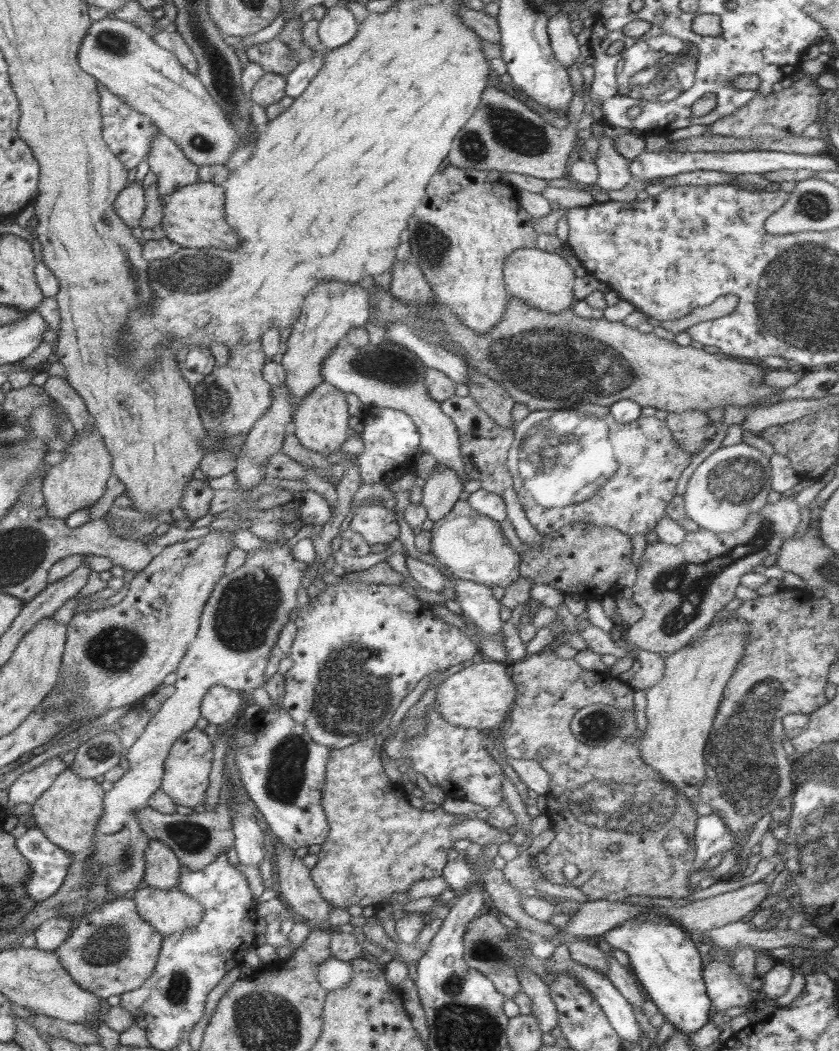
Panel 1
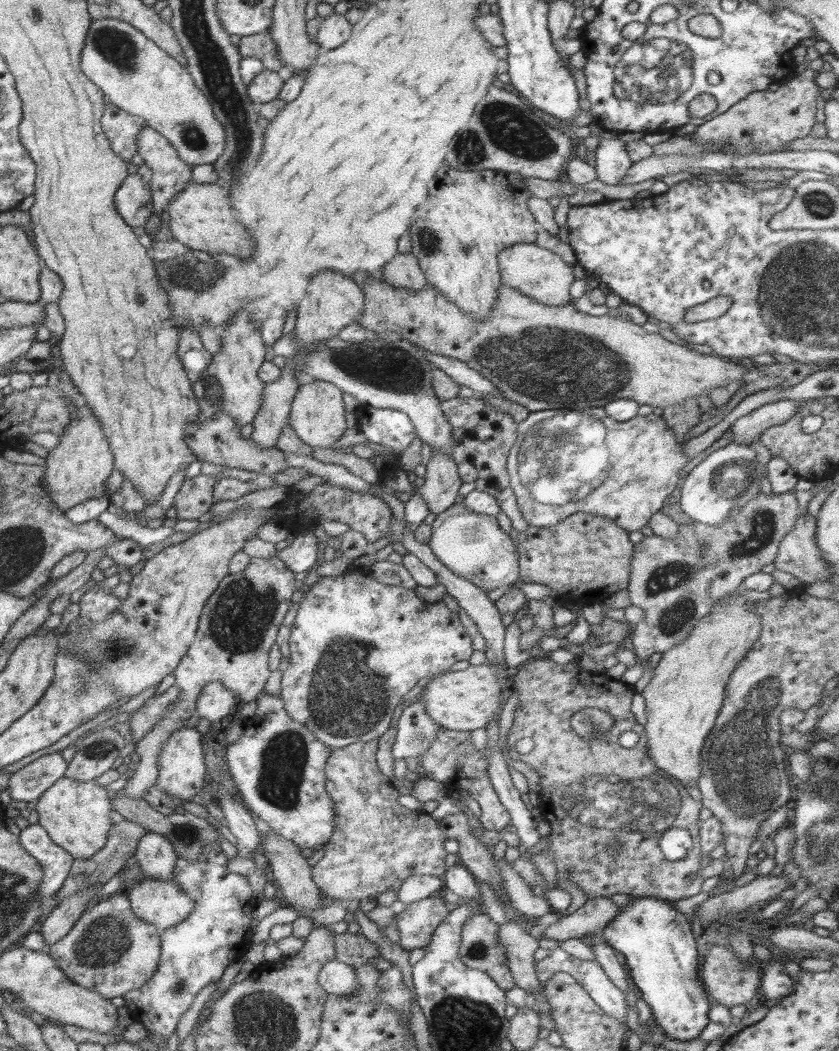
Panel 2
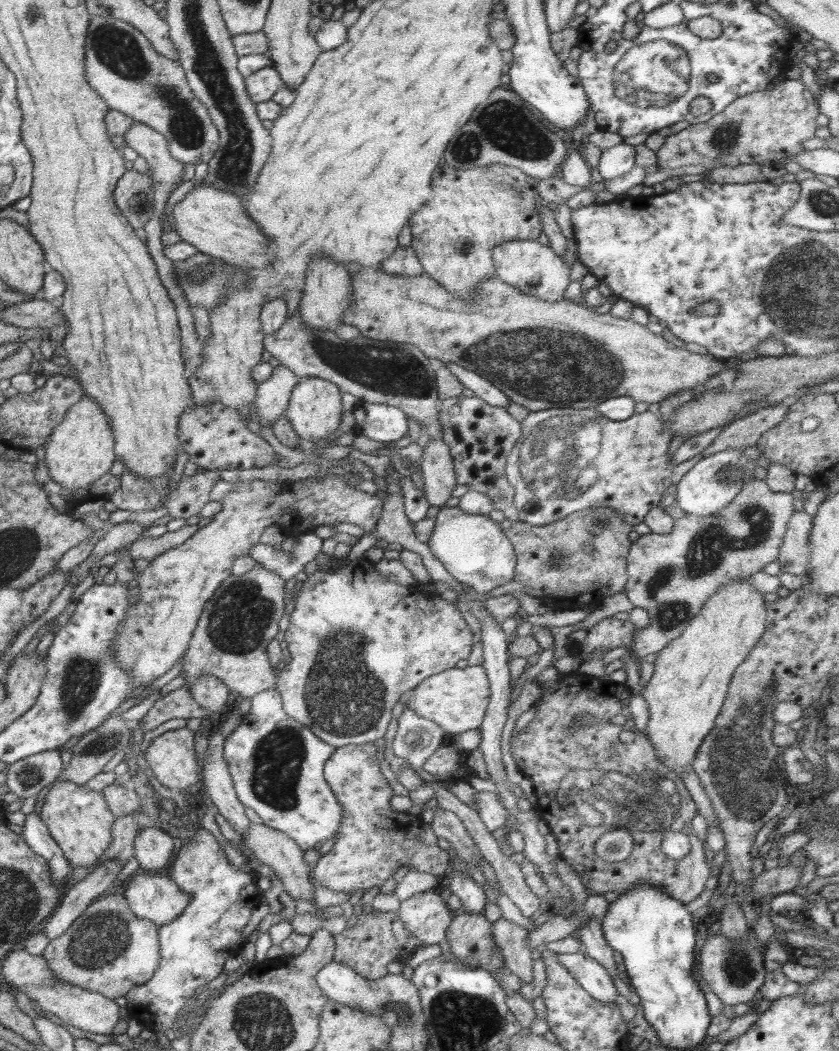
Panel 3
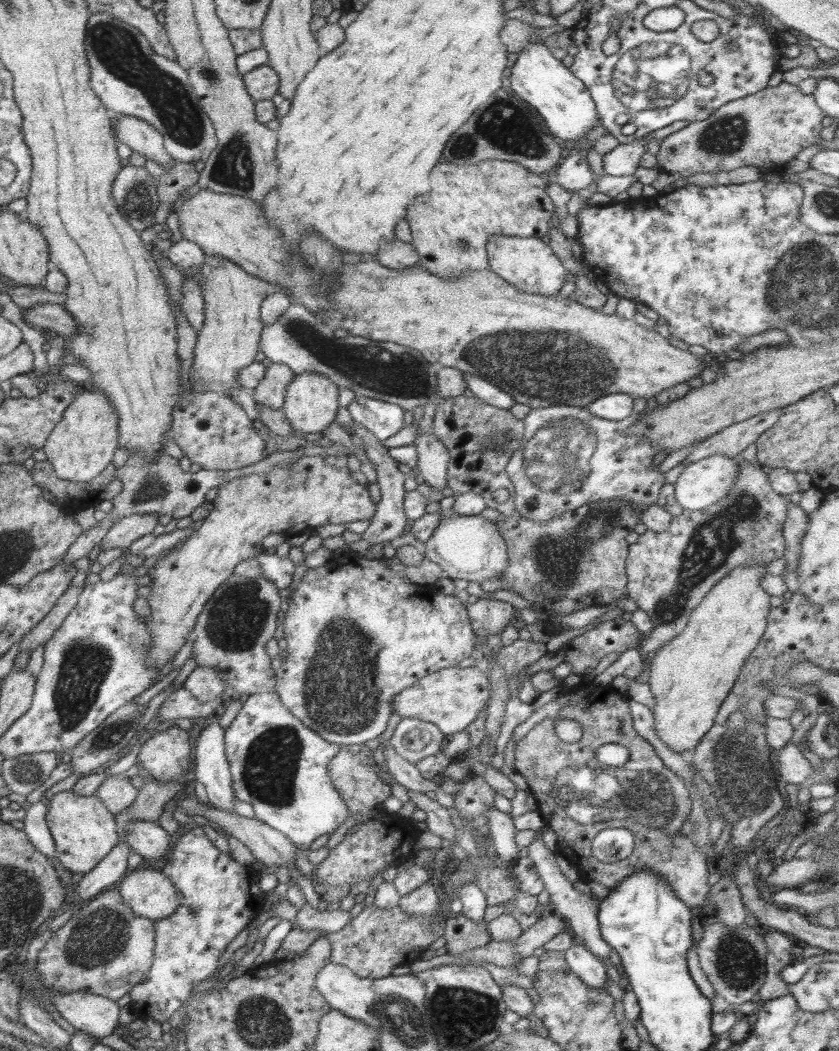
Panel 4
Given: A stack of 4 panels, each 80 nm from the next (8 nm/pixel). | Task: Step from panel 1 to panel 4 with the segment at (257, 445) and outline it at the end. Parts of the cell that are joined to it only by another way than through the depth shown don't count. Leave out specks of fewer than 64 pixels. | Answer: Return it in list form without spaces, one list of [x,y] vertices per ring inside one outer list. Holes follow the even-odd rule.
[[[271,363],[266,367],[264,378],[253,390],[254,400],[270,410],[283,410],[284,395],[294,373],[289,366],[282,363]]]

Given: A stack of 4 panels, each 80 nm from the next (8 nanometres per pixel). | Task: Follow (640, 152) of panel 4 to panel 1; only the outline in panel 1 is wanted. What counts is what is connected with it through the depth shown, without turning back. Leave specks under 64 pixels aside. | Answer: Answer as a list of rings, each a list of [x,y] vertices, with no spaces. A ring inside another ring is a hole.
[[[602,122],[593,123],[590,126],[591,135],[600,137],[600,148],[598,158],[596,158],[596,167],[598,168],[598,178],[596,183],[598,190],[614,191],[623,189],[630,180],[629,162],[618,154],[618,150],[614,150],[614,142],[612,138],[603,135]]]

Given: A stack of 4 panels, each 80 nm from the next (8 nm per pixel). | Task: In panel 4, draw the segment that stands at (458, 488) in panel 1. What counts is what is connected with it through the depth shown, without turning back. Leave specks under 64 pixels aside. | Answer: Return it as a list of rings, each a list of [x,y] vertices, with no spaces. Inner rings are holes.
[[[431,431],[416,435],[412,444],[418,453],[419,480],[441,492],[448,480],[448,449]]]

